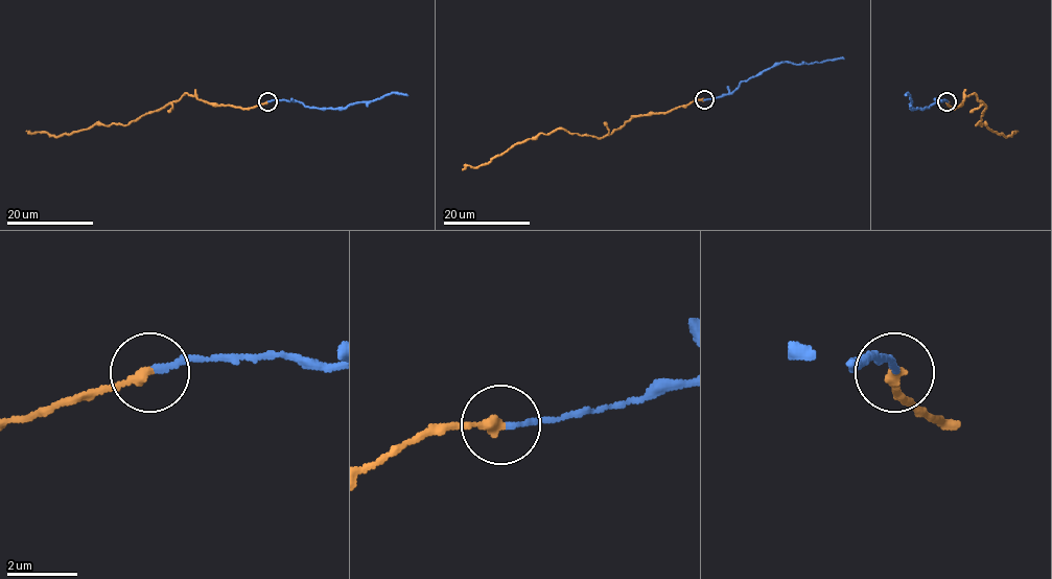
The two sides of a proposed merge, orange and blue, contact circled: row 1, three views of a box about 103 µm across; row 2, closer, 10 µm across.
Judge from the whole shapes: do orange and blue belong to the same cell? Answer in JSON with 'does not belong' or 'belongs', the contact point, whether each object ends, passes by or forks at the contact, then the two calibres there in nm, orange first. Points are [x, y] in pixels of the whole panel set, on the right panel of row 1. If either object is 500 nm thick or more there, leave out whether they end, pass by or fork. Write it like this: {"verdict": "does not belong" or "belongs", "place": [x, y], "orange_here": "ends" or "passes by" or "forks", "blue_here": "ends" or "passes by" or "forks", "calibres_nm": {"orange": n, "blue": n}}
{"verdict": "belongs", "place": [947, 101], "orange_here": "ends", "blue_here": "ends", "calibres_nm": {"orange": 300, "blue": 170}}

